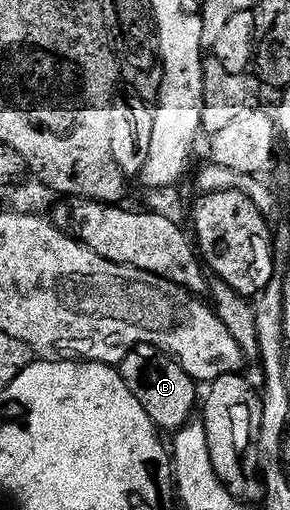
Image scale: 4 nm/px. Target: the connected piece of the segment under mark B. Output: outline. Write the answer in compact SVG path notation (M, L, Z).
M139 345L138 348L131 349L122 361L120 372L124 383L128 383L128 391L132 391L136 399L140 399L140 407L148 411L148 419L152 419L159 430L177 431L191 424L193 417L190 416L193 413L195 415L200 405L200 389L179 361L175 361L155 345Z

